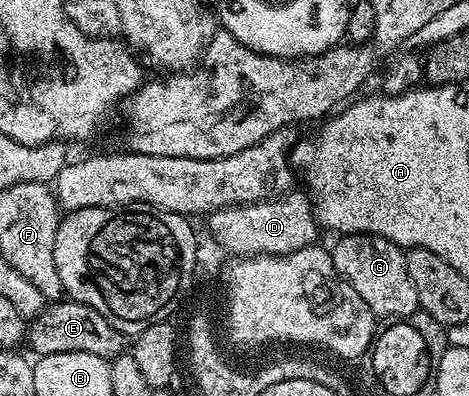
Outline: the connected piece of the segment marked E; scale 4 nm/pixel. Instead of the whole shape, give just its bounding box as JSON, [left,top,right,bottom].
[26,301,126,360]

